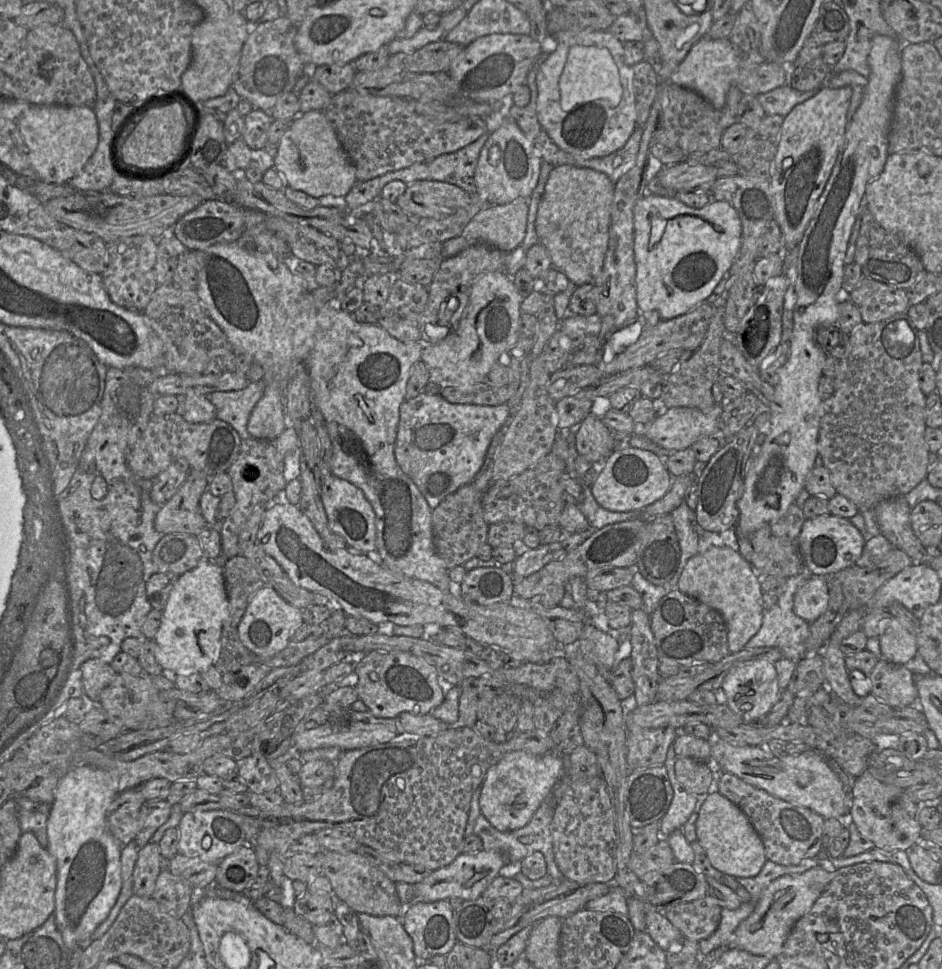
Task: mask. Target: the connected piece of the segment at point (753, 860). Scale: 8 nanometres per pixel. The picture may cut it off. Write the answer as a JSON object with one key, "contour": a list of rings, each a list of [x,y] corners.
{"contour":[[[713,789],[706,795],[696,822],[697,840],[702,845],[711,865],[733,877],[755,877],[767,861],[761,837],[745,813]]]}

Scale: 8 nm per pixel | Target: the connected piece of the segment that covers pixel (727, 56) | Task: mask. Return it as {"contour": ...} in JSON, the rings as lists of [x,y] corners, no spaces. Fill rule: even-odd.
{"contour":[[[704,36],[691,47],[669,82],[696,92],[720,111],[726,103],[728,90],[733,85],[737,71],[738,63],[732,42],[728,38],[711,39]]]}

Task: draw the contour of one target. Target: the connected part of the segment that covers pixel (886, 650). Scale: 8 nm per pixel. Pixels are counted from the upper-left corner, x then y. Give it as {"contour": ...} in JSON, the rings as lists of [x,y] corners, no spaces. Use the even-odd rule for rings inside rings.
{"contour":[[[896,618],[888,621],[884,633],[879,637],[881,658],[887,662],[906,665],[918,653],[917,641]]]}

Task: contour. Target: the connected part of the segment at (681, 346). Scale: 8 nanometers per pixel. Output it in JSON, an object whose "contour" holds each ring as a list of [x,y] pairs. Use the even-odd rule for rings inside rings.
{"contour":[[[705,302],[695,306],[684,315],[662,320],[655,326],[648,327],[646,321],[646,326],[637,341],[617,355],[604,354],[606,341],[602,342],[601,348],[596,355],[596,366],[605,376],[612,376],[630,369],[651,365],[655,359],[671,350],[689,350],[694,352],[702,344],[715,312],[716,308]]]}

